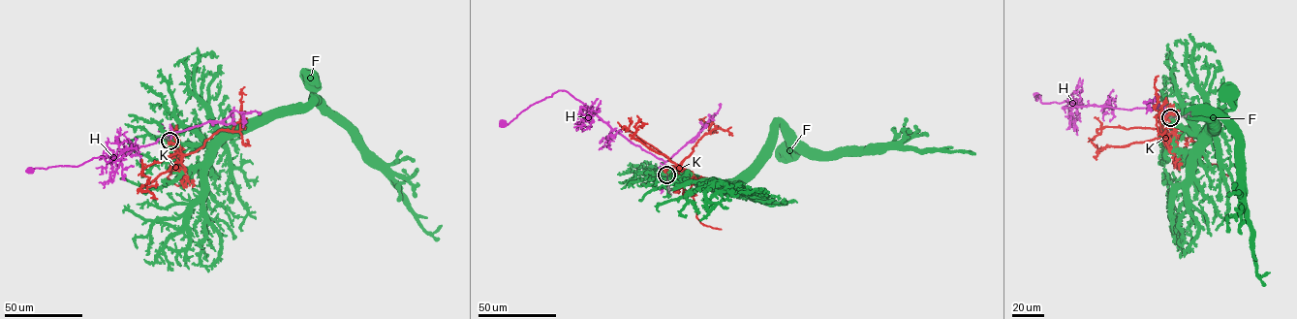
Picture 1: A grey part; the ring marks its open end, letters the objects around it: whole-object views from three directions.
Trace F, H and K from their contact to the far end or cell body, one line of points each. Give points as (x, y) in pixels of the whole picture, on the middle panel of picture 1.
F: (666, 174), (688, 174), (715, 182), (748, 177), (778, 123), (800, 142), (824, 152), (861, 155), (873, 149)
H: (666, 175), (662, 159), (632, 143), (564, 90), (530, 105), (508, 124), (500, 126)
K: (667, 176), (670, 168), (681, 169), (698, 140), (710, 133), (711, 124), (702, 119)

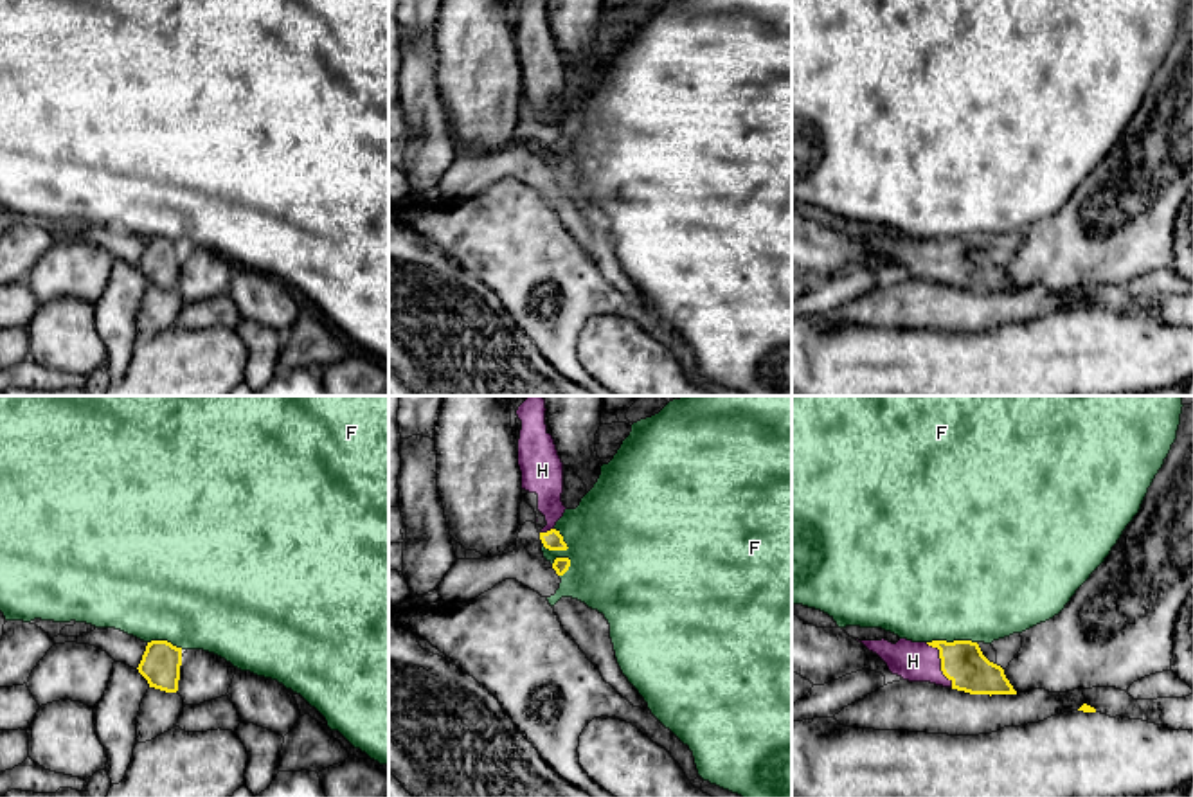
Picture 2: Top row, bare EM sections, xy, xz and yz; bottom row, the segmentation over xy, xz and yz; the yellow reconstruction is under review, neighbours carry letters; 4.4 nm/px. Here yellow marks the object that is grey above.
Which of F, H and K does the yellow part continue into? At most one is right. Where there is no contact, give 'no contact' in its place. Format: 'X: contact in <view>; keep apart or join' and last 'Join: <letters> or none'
F: contact in xz; keep apart
H: contact in yz; join
K: no contact; keep apart
Join: H

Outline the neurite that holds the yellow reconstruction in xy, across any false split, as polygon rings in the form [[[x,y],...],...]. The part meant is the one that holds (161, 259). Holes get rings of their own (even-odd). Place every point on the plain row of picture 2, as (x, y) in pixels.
[[[151,237],[146,243],[139,270],[148,277],[149,284],[176,290],[182,263],[182,245],[167,237]]]

